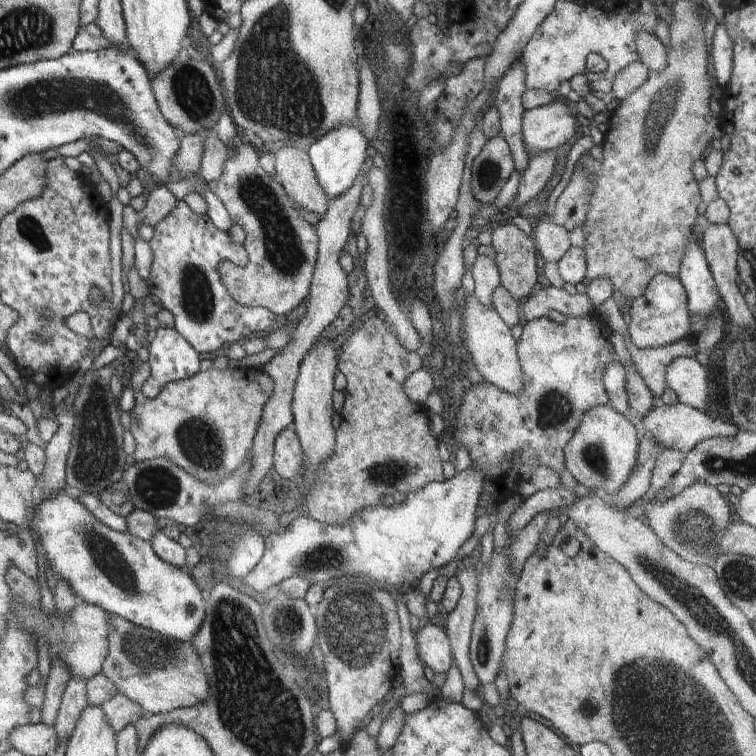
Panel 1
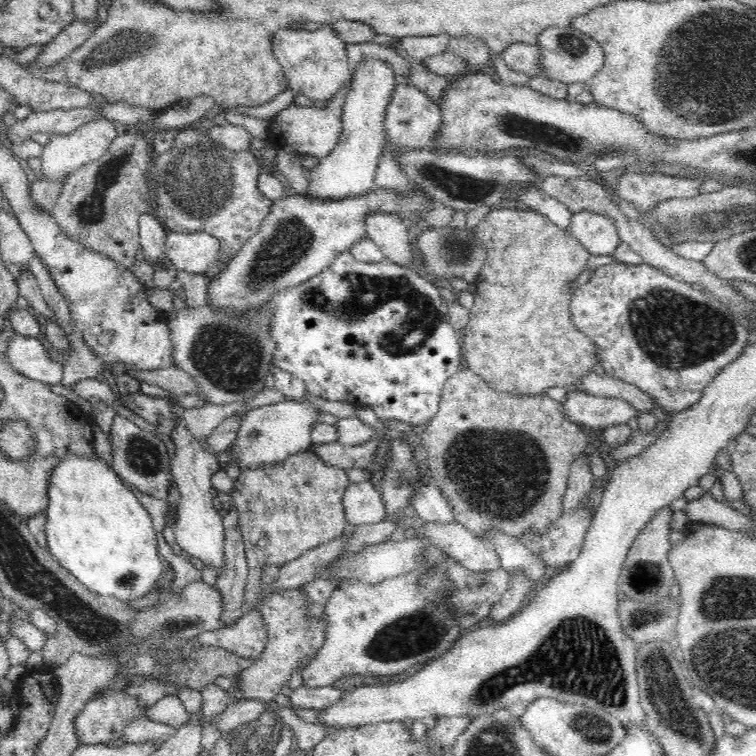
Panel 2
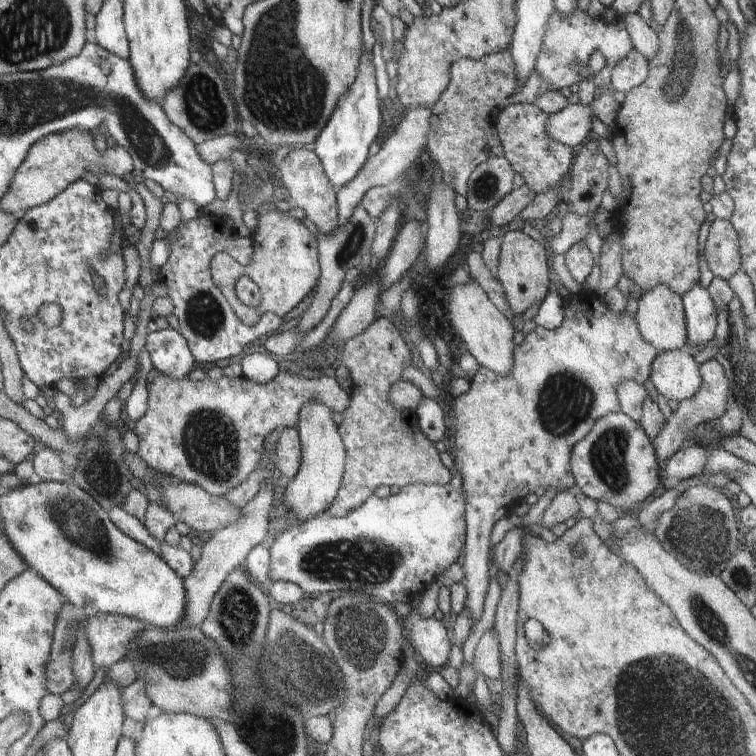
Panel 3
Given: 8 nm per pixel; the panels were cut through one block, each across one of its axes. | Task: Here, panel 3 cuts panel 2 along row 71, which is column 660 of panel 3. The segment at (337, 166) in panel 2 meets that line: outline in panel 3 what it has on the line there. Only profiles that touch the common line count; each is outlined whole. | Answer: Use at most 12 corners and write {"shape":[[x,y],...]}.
{"shape":[[685,349],[661,351],[649,379],[666,400],[692,398],[702,386]]}

